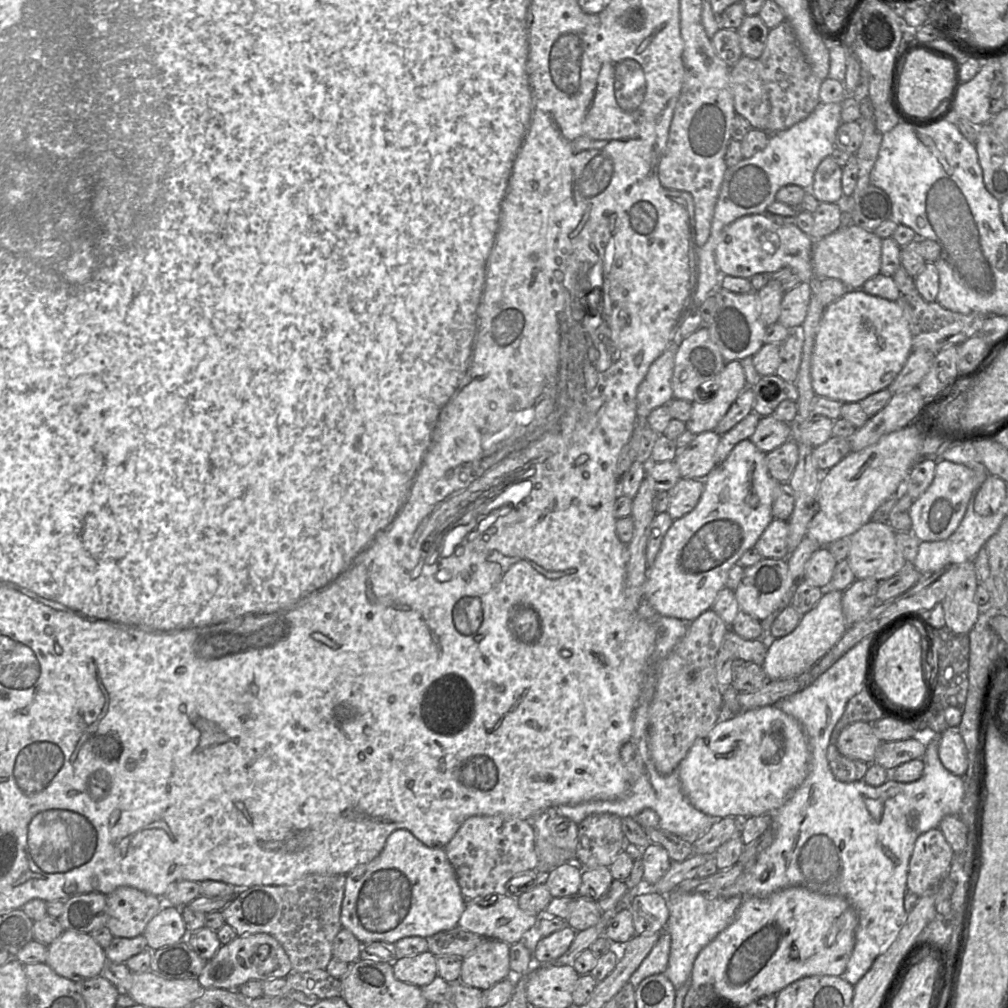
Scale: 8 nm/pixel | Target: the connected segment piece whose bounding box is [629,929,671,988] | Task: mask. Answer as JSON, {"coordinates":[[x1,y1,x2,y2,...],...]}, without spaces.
{"coordinates":[[664,931,660,932,660,937,649,954,644,958,638,968,631,974,629,982,636,988,646,977,664,973,670,955,671,937]]}

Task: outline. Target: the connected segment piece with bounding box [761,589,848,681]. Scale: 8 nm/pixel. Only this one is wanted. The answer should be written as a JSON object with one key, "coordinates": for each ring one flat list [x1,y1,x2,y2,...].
{"coordinates":[[824,589,818,603,805,613,797,627,788,635,770,639,762,668,768,681,792,678,810,670,842,638,848,629,842,609,843,592]]}

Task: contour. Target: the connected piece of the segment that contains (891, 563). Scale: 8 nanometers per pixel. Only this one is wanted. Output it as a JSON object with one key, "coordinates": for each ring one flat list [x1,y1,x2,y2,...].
{"coordinates":[[869,521,852,534,847,561,856,579,873,578,878,582,891,578,906,566,895,539,895,530,888,522]]}

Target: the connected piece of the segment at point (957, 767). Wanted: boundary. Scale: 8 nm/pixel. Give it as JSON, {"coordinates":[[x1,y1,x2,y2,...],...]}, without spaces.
{"coordinates":[[958,727,947,728,940,734,938,755,943,766,952,774,963,776,967,772,967,749]]}

